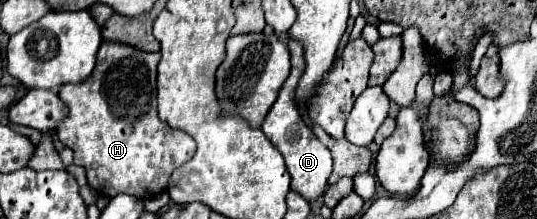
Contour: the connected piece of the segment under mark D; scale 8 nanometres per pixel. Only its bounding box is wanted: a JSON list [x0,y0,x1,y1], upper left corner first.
[262,40,332,202]

